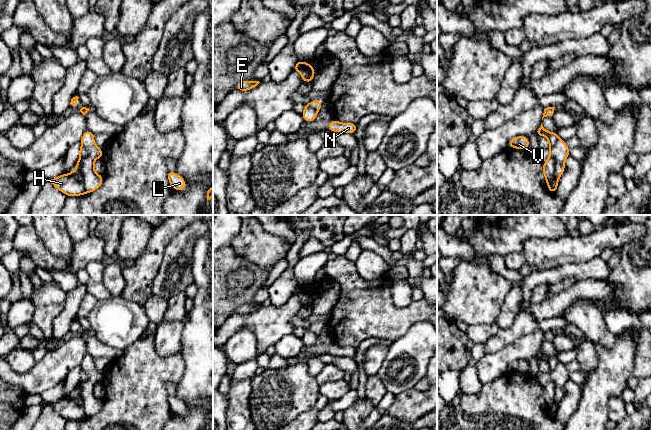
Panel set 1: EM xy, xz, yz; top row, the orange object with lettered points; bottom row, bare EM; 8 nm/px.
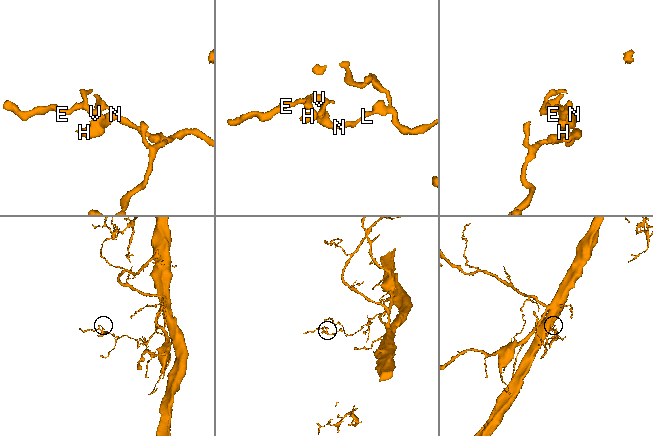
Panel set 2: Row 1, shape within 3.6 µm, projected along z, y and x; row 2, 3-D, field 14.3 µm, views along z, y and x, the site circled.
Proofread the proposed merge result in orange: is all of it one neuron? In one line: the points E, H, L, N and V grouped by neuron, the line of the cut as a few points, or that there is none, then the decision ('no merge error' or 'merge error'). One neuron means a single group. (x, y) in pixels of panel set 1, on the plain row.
E V / H L N; cut in xy along (75, 393), (81, 398), (86, 416); merge error

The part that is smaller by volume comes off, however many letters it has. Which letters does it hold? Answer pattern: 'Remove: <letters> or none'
Remove: E, V

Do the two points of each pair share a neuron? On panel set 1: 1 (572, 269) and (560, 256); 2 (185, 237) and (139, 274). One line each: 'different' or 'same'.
1: different
2: different

